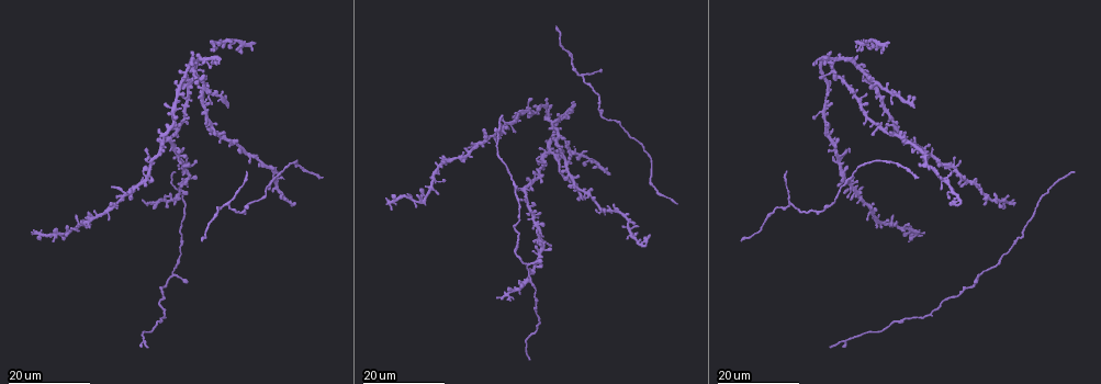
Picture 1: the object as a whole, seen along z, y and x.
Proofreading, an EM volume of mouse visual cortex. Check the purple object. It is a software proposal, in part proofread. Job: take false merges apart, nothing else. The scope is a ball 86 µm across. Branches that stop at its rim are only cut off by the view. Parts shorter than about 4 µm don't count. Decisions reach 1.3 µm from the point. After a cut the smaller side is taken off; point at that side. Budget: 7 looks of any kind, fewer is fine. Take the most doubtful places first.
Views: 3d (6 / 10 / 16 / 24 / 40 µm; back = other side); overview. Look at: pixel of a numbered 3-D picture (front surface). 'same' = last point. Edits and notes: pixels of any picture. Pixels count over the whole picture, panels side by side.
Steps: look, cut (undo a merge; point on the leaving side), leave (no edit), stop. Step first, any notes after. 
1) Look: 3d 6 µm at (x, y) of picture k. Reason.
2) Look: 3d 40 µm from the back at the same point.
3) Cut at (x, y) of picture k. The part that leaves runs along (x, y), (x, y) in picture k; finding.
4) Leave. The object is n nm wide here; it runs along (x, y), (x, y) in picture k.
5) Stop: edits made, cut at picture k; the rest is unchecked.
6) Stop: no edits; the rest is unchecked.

Look: 3d 24 µm at (999, 203) of picture 1. Looks like a crossing.

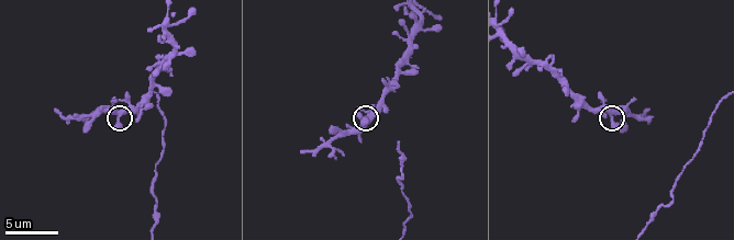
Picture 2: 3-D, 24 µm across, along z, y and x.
Look: 3d 6 µm at (611, 118) of picture 2. Closer look.

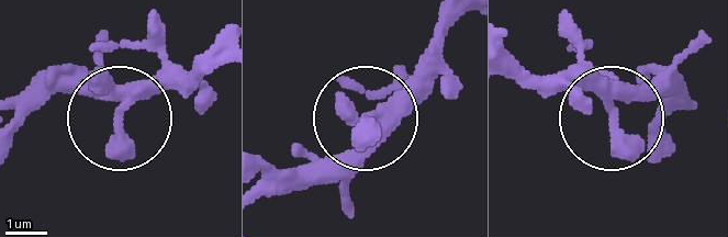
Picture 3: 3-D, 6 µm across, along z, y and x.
Leave. 4 arms meet here; it runs along (455, 17), (322, 180) in picture 3; continuous, no second cell.

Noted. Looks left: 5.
Look: 3d 16 µm at (838, 160) of picture 1. Looks like a crossing.

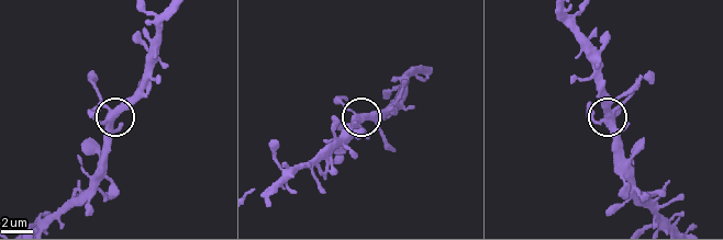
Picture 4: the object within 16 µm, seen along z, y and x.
Look: 3d 6 µm at (612, 110) of picture 4. Zoom in.

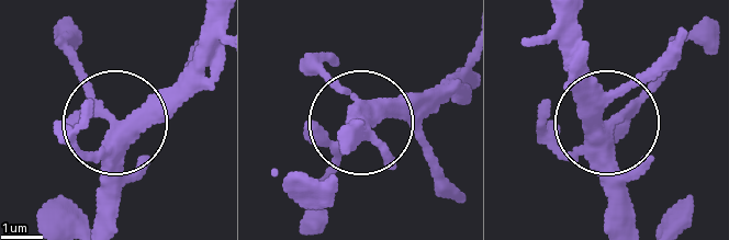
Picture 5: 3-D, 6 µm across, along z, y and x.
Leave. It runs along (209, 19), (199, 60), (125, 116), (66, 54) in picture 5; one cell here.

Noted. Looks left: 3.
Look: 3d 16 µm at (169, 25) of picture 2. Four or more arms meet.

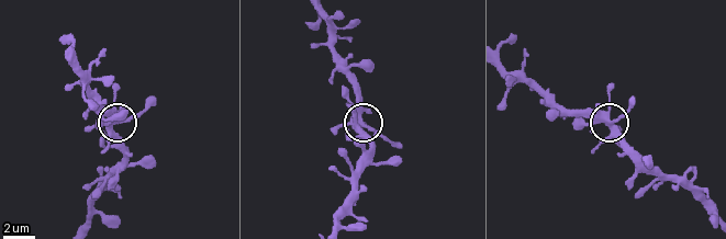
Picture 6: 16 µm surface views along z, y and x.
Leave. It runs along (504, 67), (571, 110), (613, 122), (633, 107) in picture 6; one cell here.

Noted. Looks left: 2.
Stop: no edits; the rest is unchecked.

